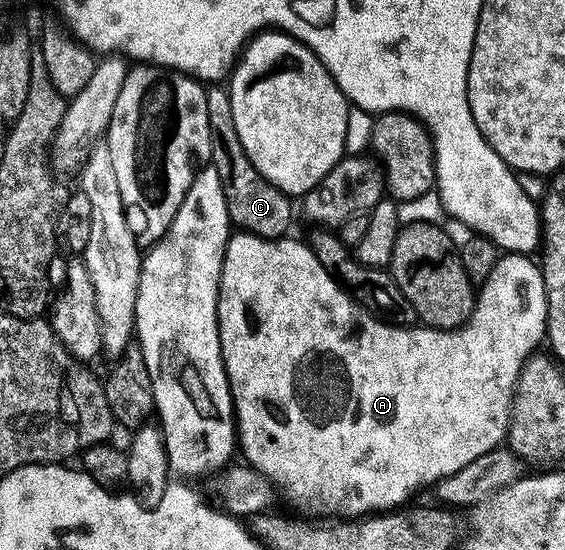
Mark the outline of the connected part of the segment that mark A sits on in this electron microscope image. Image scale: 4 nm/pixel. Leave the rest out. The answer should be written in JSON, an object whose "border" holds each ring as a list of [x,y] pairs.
{"border":[[[236,231],[231,239],[227,242],[227,249],[223,252],[223,265],[221,266],[221,274],[219,275],[219,297],[217,298],[217,318],[219,319],[219,341],[221,342],[221,354],[223,355],[223,365],[225,366],[225,374],[227,381],[231,387],[231,397],[233,398],[233,406],[235,407],[235,430],[237,433],[237,448],[241,453],[242,459],[250,464],[252,468],[259,471],[269,481],[272,481],[274,487],[278,489],[283,496],[295,508],[300,508],[300,513],[310,514],[315,518],[362,518],[368,514],[382,514],[388,510],[394,510],[400,506],[406,505],[407,500],[422,484],[438,485],[439,481],[444,480],[447,476],[457,474],[457,470],[461,470],[465,466],[469,466],[469,462],[473,462],[478,456],[489,454],[493,449],[500,447],[504,443],[507,426],[511,423],[511,399],[515,393],[515,383],[519,381],[519,371],[523,368],[523,363],[527,361],[527,357],[536,351],[535,348],[540,343],[544,343],[547,334],[547,299],[545,298],[545,282],[543,281],[543,270],[538,263],[531,261],[532,257],[527,254],[503,254],[500,255],[496,265],[493,266],[492,273],[489,274],[487,280],[478,289],[475,298],[475,308],[468,318],[459,328],[429,328],[426,326],[400,326],[394,322],[388,322],[386,319],[380,318],[378,315],[372,314],[364,305],[353,299],[352,293],[343,287],[340,281],[332,278],[325,270],[325,266],[321,266],[321,262],[317,262],[317,258],[311,253],[310,247],[306,243],[303,244],[299,240],[291,240],[292,238],[280,238],[277,240],[266,240],[260,236],[254,236],[248,232]]]}

